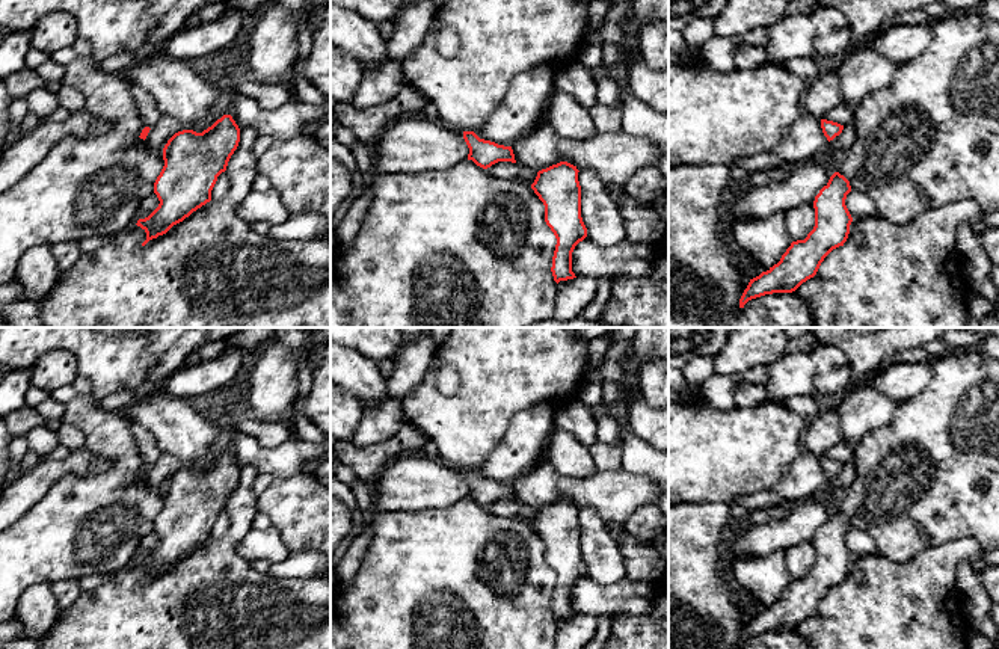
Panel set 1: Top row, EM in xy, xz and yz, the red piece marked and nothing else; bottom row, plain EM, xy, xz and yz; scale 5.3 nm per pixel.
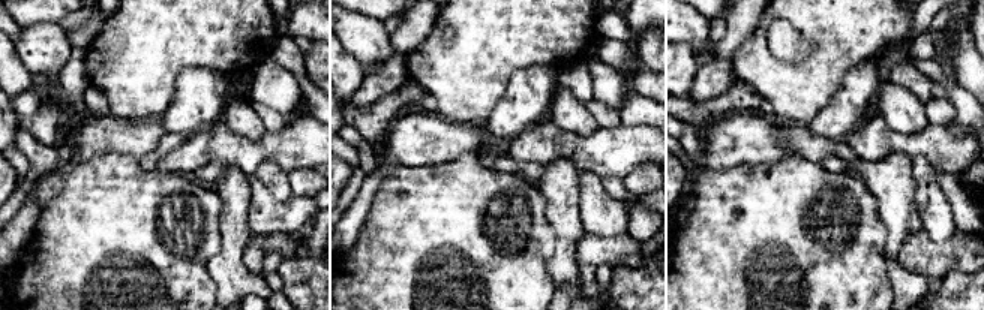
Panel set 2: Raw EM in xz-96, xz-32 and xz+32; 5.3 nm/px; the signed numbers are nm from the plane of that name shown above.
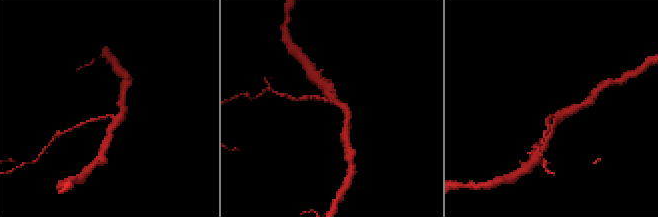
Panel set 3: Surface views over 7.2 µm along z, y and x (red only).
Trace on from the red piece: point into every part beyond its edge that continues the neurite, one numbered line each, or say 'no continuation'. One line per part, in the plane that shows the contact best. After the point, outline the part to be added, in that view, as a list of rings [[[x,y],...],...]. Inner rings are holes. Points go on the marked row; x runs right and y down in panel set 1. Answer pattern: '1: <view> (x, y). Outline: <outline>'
no continuation

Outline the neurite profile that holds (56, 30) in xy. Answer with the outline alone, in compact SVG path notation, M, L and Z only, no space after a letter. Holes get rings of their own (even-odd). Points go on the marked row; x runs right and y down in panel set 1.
M51 12L41 18L32 30L32 48L56 53L60 48L71 47L77 39L77 20L68 12Z

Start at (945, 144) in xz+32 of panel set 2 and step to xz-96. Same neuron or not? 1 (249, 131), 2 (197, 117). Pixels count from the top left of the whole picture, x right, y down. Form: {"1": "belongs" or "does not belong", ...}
{"1": "does not belong", "2": "does not belong"}

